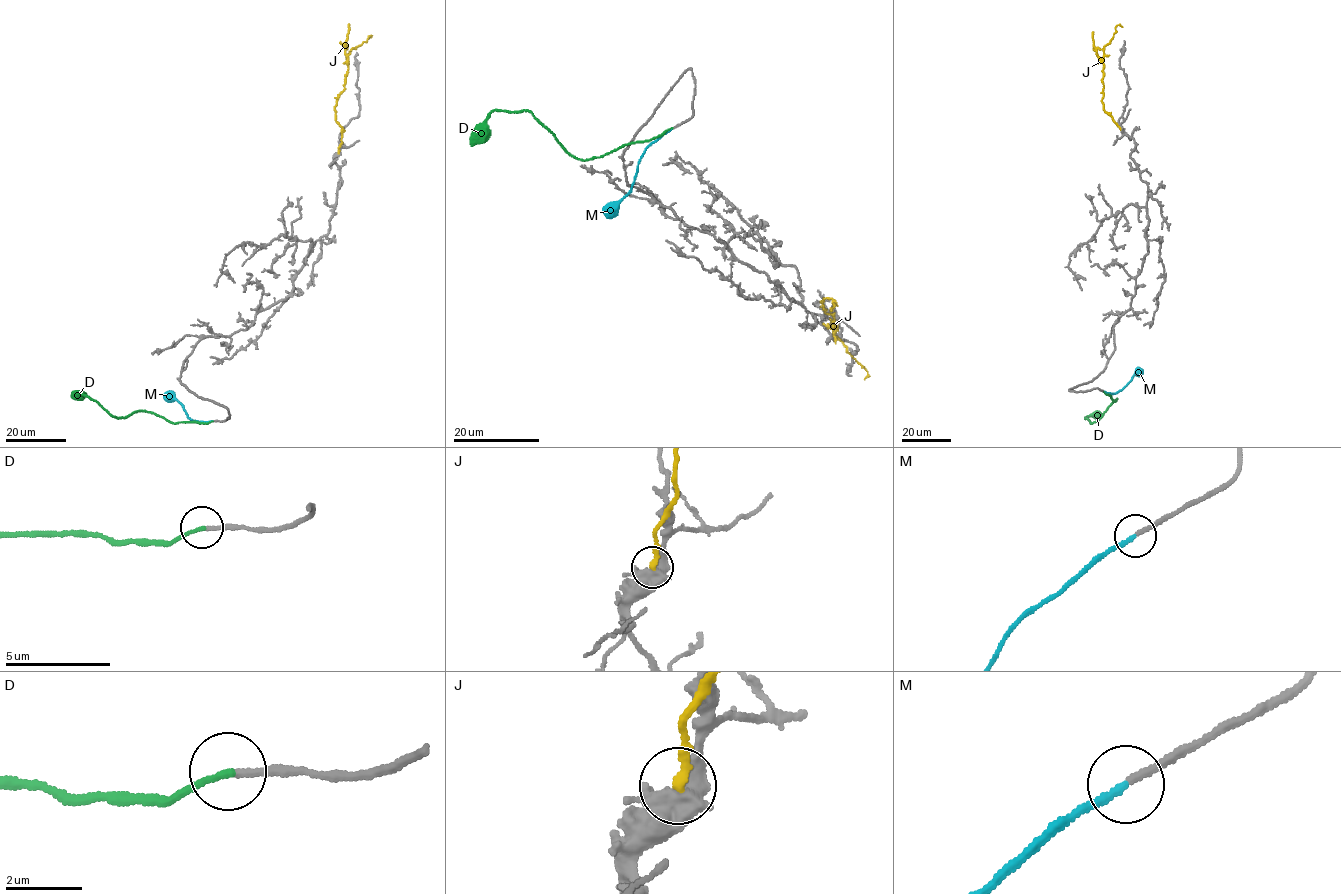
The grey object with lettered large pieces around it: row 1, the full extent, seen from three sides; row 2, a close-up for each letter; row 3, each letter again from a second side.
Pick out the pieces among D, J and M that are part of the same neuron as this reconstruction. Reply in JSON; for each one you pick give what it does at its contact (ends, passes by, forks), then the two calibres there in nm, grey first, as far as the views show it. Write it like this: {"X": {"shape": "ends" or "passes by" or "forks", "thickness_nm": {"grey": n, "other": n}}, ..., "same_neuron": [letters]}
{"D": {"shape": "ends", "thickness_nm": {"grey": 190, "other": 180}}, "same_neuron": ["D"]}

